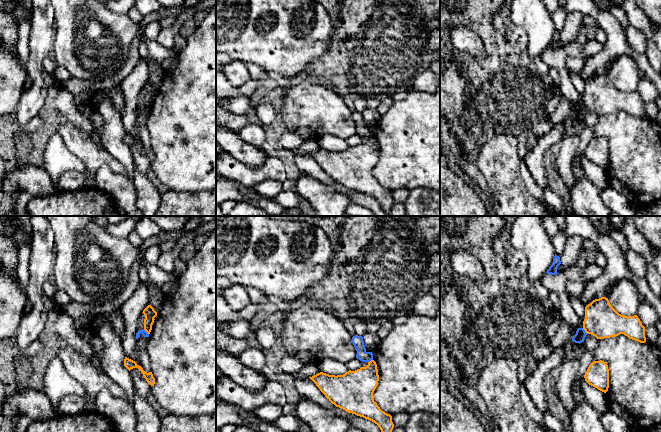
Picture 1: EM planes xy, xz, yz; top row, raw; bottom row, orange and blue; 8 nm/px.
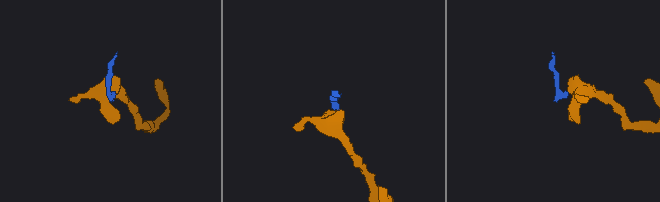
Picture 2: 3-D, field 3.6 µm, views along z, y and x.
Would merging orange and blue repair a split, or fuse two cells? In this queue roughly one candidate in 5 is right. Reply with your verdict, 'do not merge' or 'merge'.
do not merge

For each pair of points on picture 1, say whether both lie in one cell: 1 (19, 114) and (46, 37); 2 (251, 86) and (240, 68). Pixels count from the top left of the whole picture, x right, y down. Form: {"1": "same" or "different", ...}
{"1": "same", "2": "different"}

